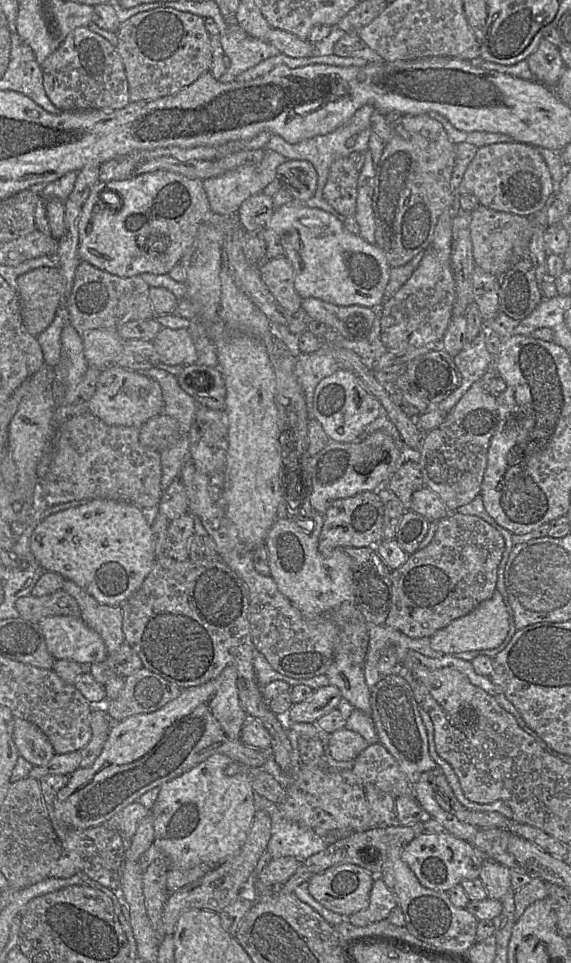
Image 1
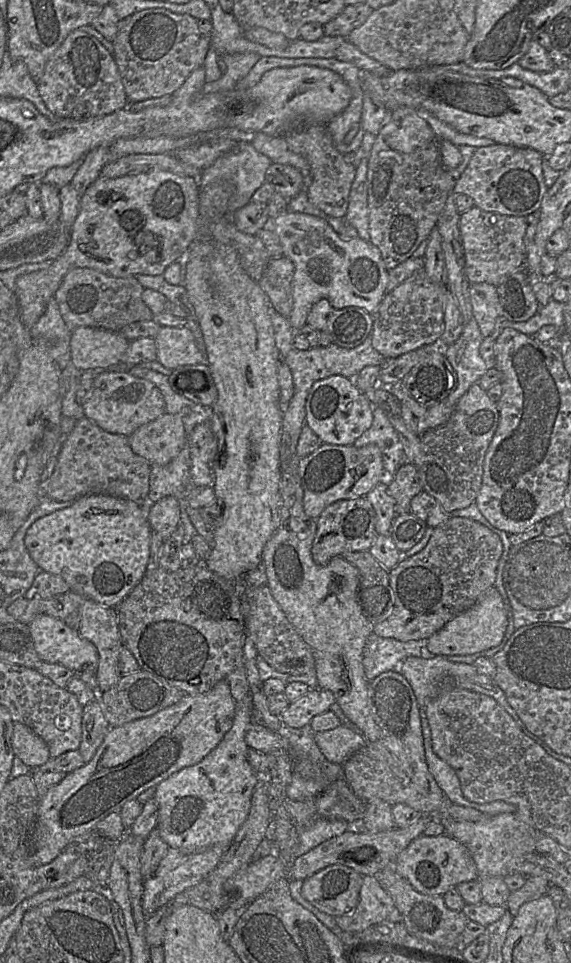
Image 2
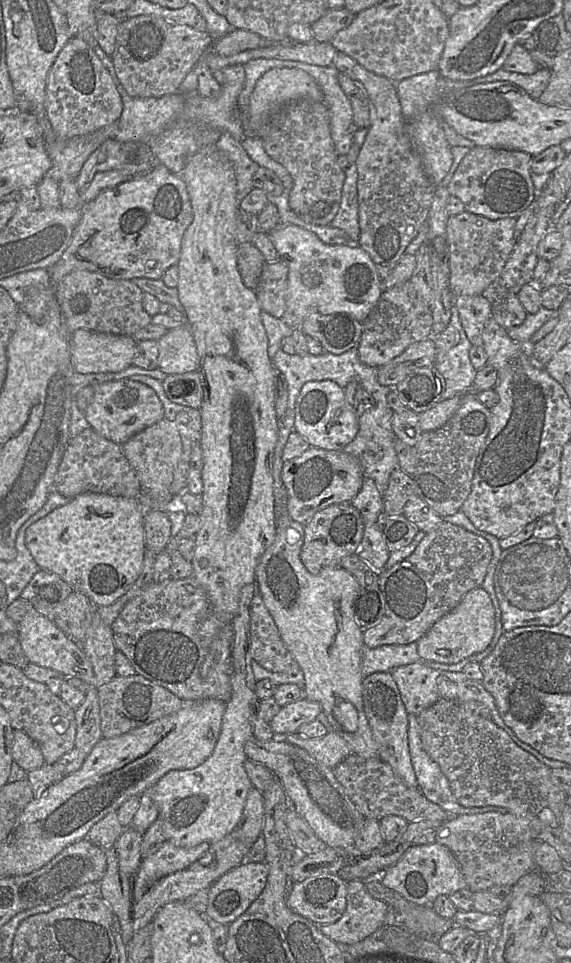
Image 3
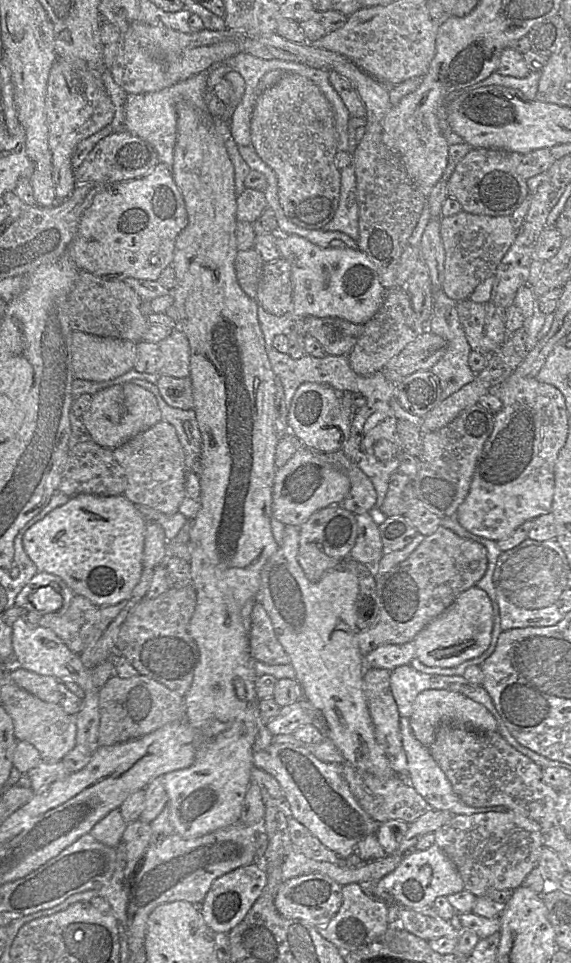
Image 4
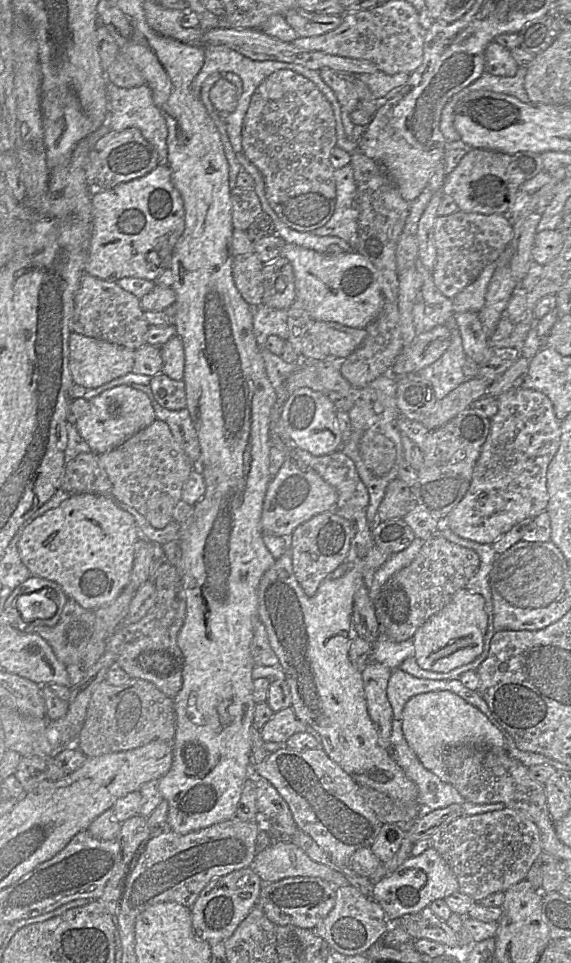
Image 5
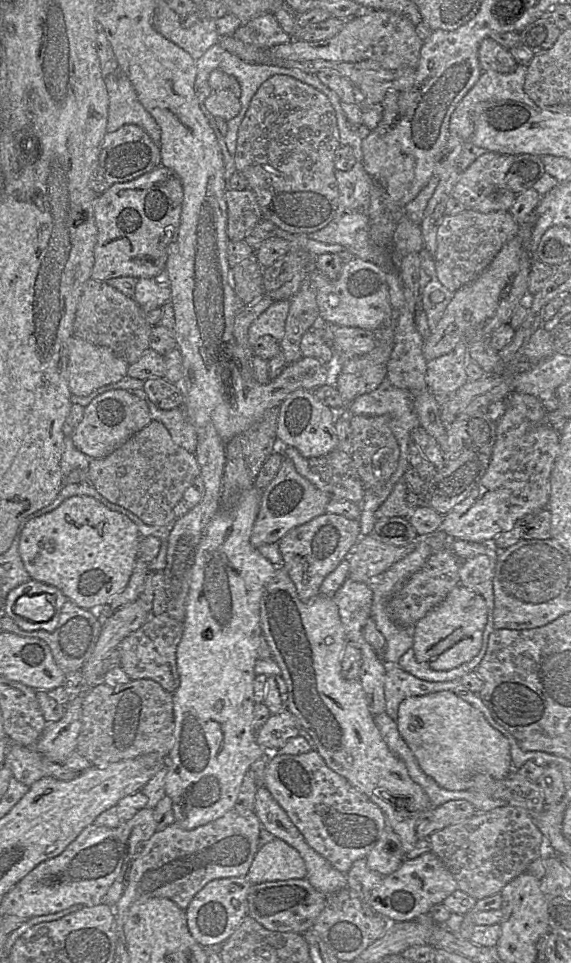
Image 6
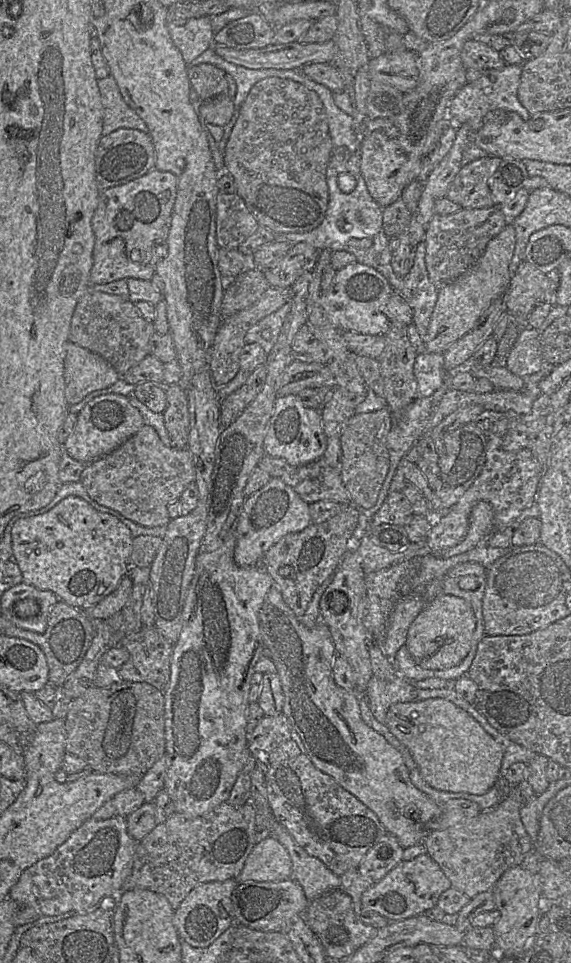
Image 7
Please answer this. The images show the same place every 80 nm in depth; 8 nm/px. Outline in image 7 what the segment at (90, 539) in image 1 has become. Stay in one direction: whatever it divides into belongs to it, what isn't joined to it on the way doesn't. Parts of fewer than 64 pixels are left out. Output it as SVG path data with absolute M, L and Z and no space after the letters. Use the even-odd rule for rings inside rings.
M67 496L49 511L19 519L11 530L12 552L23 582L56 594L60 601L77 609L88 609L112 593L127 575L133 536L129 528L115 516L94 509L77 496Z

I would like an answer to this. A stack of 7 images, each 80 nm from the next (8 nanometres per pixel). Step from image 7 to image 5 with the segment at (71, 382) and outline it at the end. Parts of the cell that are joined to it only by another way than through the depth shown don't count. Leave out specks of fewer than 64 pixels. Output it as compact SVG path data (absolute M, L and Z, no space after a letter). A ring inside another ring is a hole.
M71 332L69 337L69 368L74 384L97 388L132 371L135 351L110 342Z

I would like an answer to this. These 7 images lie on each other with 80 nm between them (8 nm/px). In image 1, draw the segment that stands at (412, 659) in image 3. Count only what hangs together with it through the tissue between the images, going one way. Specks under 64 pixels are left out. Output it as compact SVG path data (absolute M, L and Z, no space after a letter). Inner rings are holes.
M385 624L369 625L369 643L364 662L364 676L369 688L385 676L397 672L409 651L430 658L444 655L431 648L430 639L411 638Z

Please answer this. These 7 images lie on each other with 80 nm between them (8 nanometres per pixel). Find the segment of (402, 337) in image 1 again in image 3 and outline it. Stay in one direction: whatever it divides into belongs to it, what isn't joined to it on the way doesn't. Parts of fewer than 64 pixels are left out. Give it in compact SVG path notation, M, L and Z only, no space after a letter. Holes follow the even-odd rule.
M410 280L384 289L377 305L363 323L364 330L357 351L360 360L372 367L386 365L415 342L434 339L432 311Z

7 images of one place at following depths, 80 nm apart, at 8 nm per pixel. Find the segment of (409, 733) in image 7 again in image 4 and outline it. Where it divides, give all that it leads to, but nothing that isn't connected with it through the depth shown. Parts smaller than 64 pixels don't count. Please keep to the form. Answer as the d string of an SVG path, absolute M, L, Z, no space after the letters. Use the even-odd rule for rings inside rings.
M429 689L418 694L413 702L409 720L415 738L426 747L431 746L438 728L445 723L465 726L480 732L497 731L495 718L482 704L474 702L458 692L440 689Z

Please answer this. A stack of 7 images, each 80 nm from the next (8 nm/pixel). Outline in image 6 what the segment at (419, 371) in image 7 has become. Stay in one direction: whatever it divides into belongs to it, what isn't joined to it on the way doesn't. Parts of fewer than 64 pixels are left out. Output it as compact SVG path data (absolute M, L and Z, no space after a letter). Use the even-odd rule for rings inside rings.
M460 341L451 352L427 361L426 385L439 402L445 401L468 381L465 373L468 360L471 359L466 343Z

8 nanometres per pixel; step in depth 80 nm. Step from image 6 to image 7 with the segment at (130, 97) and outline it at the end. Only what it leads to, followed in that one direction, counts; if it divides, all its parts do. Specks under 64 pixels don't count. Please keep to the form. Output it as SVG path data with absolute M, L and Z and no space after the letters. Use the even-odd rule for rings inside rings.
M109 75L98 79L104 111L102 136L120 128L129 128L148 133L146 123L124 101L115 79Z

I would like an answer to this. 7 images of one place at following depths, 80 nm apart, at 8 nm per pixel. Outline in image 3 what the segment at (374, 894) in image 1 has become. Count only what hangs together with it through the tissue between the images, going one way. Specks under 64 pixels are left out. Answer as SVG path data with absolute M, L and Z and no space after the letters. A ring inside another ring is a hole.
M349 881L344 914L336 922L320 926L320 930L339 945L355 944L385 924L389 909L386 902L368 892L366 881Z

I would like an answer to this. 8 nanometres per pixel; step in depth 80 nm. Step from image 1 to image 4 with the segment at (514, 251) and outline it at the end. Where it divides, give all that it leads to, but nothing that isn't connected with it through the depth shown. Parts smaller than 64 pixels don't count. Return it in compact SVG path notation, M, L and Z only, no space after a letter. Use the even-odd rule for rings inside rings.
M461 211L448 217L440 217L439 223L444 249L440 288L448 298L461 301L468 298L481 282L494 276L518 231L510 215L489 216Z

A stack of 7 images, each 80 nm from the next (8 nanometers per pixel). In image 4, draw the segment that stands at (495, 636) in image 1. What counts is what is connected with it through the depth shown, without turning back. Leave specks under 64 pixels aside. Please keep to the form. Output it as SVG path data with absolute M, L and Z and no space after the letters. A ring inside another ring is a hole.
M474 586L460 593L454 602L429 622L414 638L416 658L429 667L453 668L487 650L493 630L493 607L487 593Z

